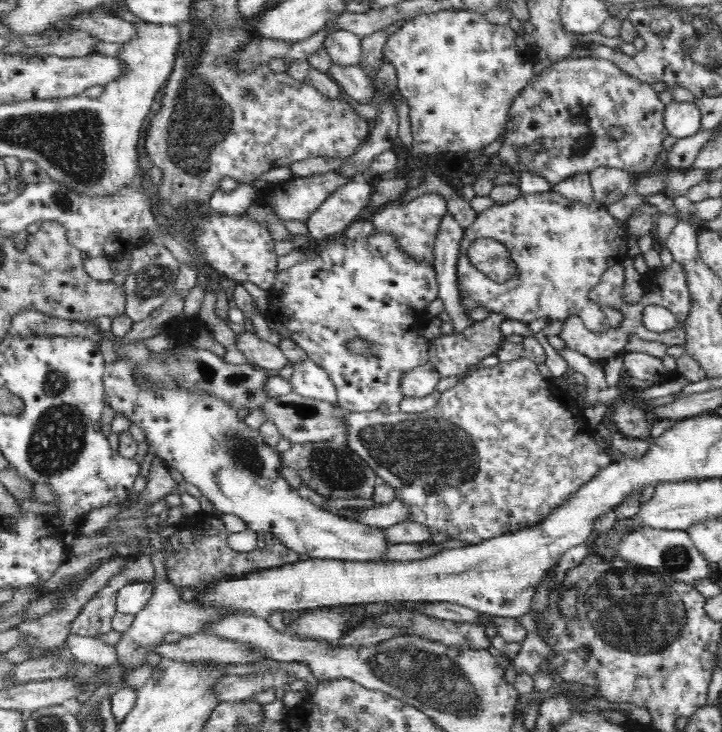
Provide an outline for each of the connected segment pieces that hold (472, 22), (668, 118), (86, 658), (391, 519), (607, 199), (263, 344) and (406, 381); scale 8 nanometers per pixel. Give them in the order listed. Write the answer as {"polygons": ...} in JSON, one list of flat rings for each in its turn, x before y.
{"polygons":[[[442,10,440,12,429,12,428,14,417,14,410,19,404,20,404,24,401,27,398,27,396,30,392,31,392,34,388,35,383,46,382,55,383,60,388,64,392,64,394,67,398,81,396,92,399,92,402,98,406,100,406,104,408,104,411,135,413,138,410,150,414,154,484,150,487,145,498,138,500,133,504,132,506,124,508,124,508,120,510,120,510,110,512,110,512,104,514,104,516,96,518,96,526,86,530,86,530,82,533,80,534,76,532,71,532,60,535,56,533,46,526,43,524,37,512,31,510,25,490,23,485,15,471,10]],[[673,100,663,108,662,120,670,136,686,138,699,131,701,112,695,103]],[[68,633,65,638,65,646,67,646,69,654,74,656,76,661,92,662,104,668,122,666,120,655,118,655,115,647,102,643,96,637]],[[399,500,378,506,378,508,376,506,366,509,342,507,337,511,346,520,353,520,364,526,382,529,406,521,409,515,407,514,407,506,404,506]],[[597,166,589,172,593,198,606,206,626,196,632,176,626,169]],[[244,330,235,334,236,348,243,354,246,362,260,369,279,370,289,361,278,346,258,338,255,332]],[[429,363,418,365,405,372,400,377,400,395,402,400,412,398,423,398,436,391,439,374]]]}

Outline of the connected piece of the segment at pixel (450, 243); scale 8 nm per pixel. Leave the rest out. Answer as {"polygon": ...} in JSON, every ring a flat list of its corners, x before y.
{"polygon":[[450,211,442,217,435,244,435,272,439,287,438,298,444,304,444,311,452,317,456,332,466,330,473,323,470,316,464,315,458,291,456,266,458,249,465,228,456,221]]}

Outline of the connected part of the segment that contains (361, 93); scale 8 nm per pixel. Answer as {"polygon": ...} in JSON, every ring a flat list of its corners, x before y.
{"polygon":[[332,61,328,75,341,86,346,96,351,96,360,104,367,103,376,91,372,87,372,80,358,64,348,66]]}

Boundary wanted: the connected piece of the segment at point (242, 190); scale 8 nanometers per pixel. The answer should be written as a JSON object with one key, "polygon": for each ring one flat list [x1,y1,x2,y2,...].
{"polygon":[[237,182,232,190,215,190,209,203,214,211,220,213,243,213,255,204,256,198,253,184]]}

